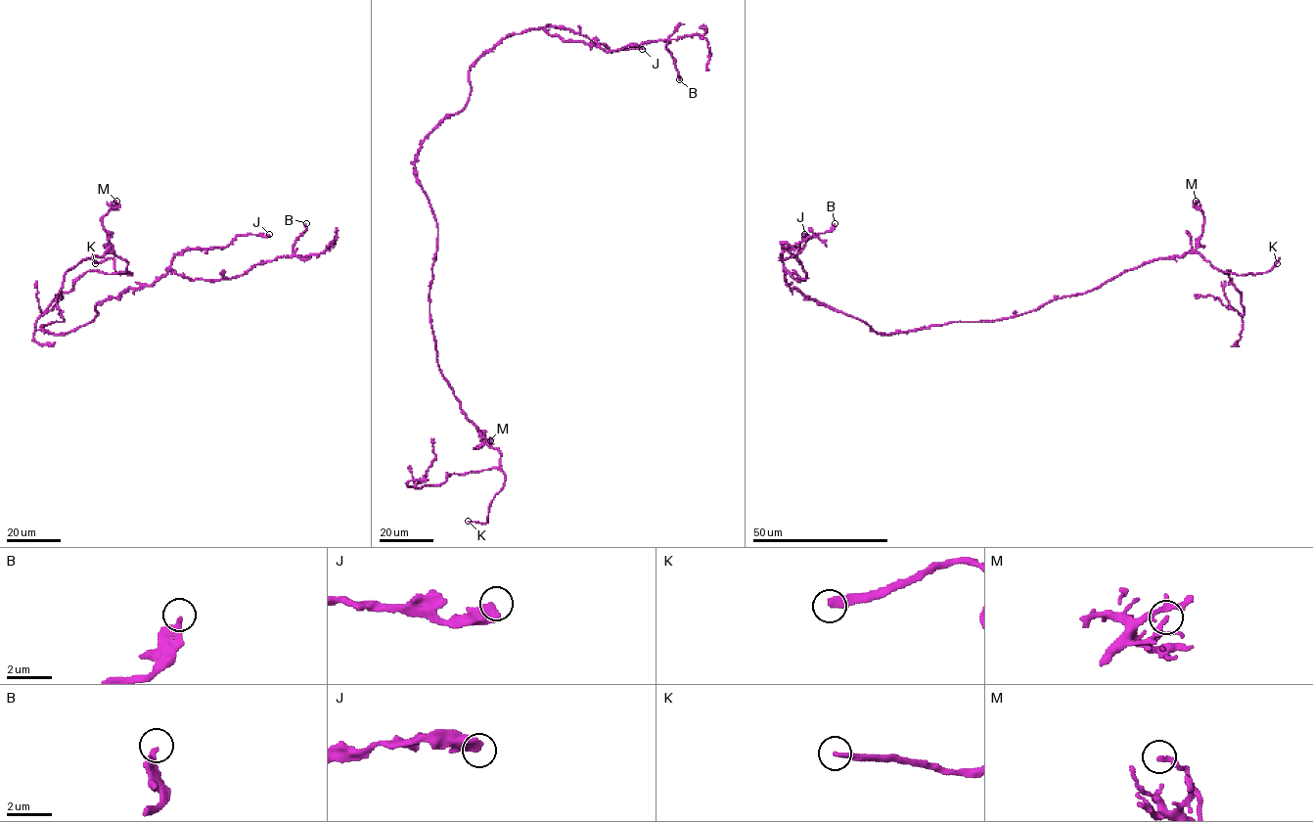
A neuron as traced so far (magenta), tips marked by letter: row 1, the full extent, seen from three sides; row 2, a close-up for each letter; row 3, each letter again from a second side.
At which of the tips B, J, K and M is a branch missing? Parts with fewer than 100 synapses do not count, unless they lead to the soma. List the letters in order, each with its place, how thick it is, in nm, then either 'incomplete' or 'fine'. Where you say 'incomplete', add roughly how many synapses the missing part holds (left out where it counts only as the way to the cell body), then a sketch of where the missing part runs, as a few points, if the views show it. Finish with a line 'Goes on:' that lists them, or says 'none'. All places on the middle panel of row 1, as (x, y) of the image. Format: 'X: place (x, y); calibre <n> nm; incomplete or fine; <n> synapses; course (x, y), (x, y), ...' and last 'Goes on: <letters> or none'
B: place (679, 79); calibre 280 nm; fine
J: place (642, 49); calibre 400 nm; fine
K: place (468, 521); calibre 280 nm; incomplete; course (468, 521), (459, 523), (450, 532), (438, 532)
M: place (490, 440); calibre 220 nm; fine
Goes on: K

